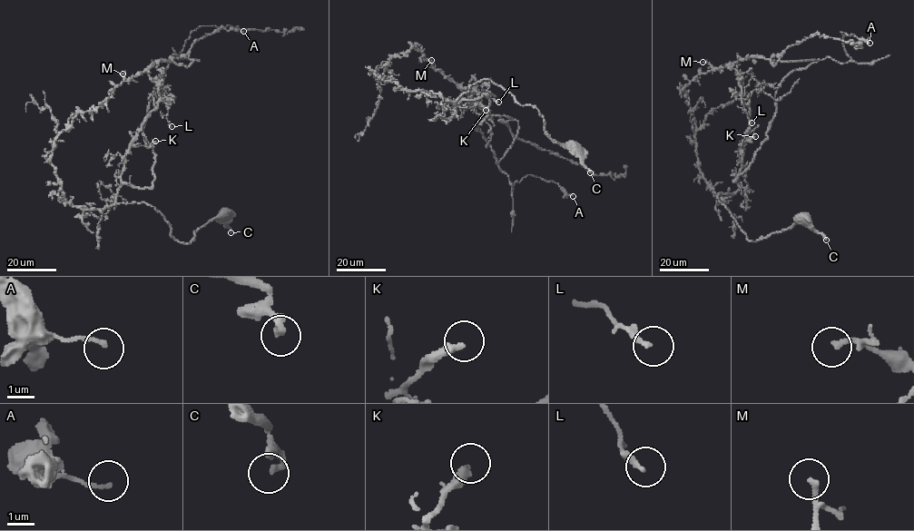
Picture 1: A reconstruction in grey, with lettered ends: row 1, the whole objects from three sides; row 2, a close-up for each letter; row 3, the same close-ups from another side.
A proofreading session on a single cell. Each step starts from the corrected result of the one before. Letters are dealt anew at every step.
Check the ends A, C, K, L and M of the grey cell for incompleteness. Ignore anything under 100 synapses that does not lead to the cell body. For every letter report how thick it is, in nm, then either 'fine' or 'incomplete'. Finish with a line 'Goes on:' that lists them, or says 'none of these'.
A: 140 nm thick; fine
C: 300 nm thick; fine
K: 300 nm thick; fine
L: 200 nm thick; fine
M: 140 nm thick; fine
Goes on: none of these

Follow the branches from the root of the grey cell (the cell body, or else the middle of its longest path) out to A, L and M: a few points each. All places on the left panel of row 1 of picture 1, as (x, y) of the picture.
A: (224, 214), (184, 244), (153, 207), (115, 200), (152, 185), (142, 128), (173, 54), (201, 26), (243, 31)
L: (224, 214), (184, 244), (153, 207), (115, 201), (125, 151), (162, 100), (171, 126)
M: (224, 214), (184, 244), (153, 207), (115, 201), (125, 151), (159, 99), (146, 72), (122, 73)

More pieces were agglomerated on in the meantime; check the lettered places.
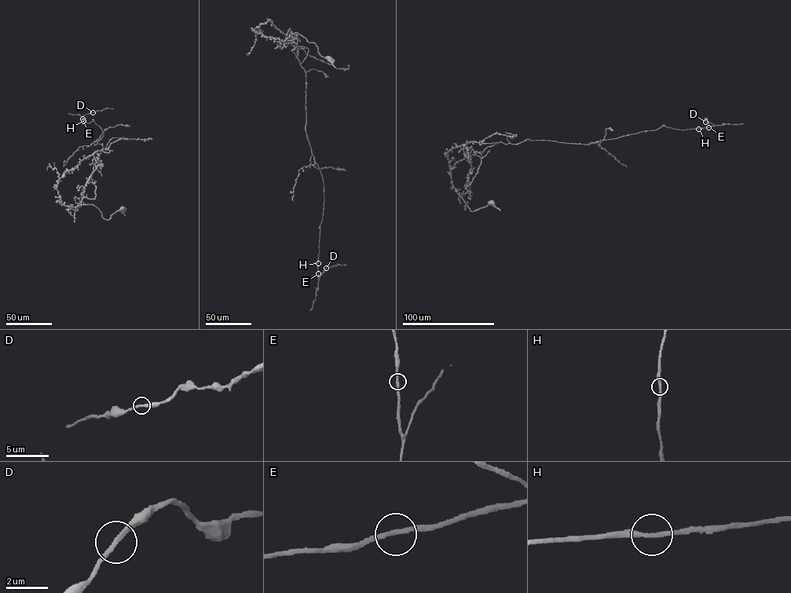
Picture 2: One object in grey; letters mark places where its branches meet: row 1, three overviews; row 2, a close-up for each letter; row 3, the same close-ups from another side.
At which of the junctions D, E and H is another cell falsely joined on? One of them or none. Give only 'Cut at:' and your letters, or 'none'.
Cut at: none

